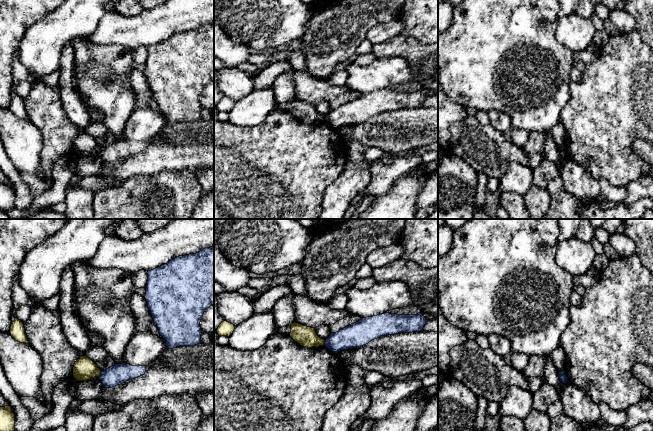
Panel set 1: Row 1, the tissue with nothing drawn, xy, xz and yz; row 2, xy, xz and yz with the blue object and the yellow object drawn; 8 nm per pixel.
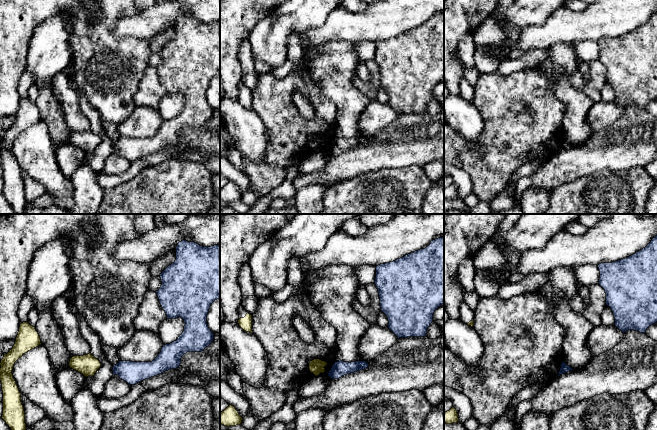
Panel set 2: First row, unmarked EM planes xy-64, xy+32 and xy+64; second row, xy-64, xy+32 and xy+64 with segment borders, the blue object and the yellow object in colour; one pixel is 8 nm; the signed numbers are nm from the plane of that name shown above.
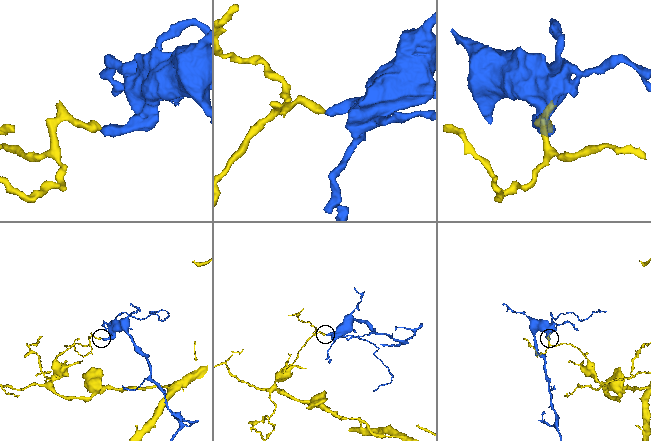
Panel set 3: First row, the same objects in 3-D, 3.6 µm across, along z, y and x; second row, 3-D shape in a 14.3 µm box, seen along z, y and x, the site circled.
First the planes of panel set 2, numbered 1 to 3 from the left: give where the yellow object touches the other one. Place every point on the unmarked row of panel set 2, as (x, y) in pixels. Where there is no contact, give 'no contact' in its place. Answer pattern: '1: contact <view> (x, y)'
1: no contact
2: no contact
3: no contact

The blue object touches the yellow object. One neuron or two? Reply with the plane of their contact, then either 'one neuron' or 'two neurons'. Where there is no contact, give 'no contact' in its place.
xy | two neurons

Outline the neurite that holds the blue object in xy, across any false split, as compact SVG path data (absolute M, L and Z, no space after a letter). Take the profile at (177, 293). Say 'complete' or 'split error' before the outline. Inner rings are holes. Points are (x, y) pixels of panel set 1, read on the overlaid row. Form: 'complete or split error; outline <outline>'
complete; outline M214 247L179 256L147 274L145 299L167 348L201 343L200 322L205 310L214 304Z

